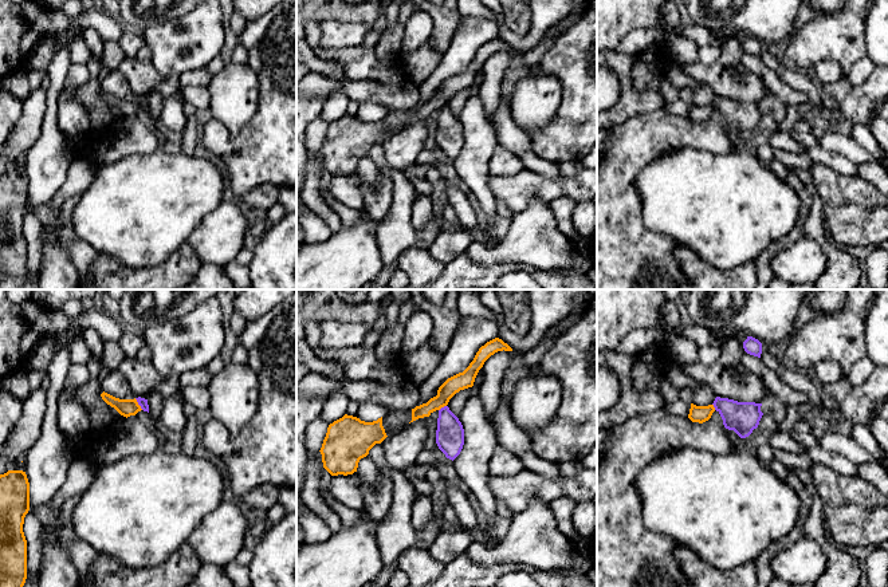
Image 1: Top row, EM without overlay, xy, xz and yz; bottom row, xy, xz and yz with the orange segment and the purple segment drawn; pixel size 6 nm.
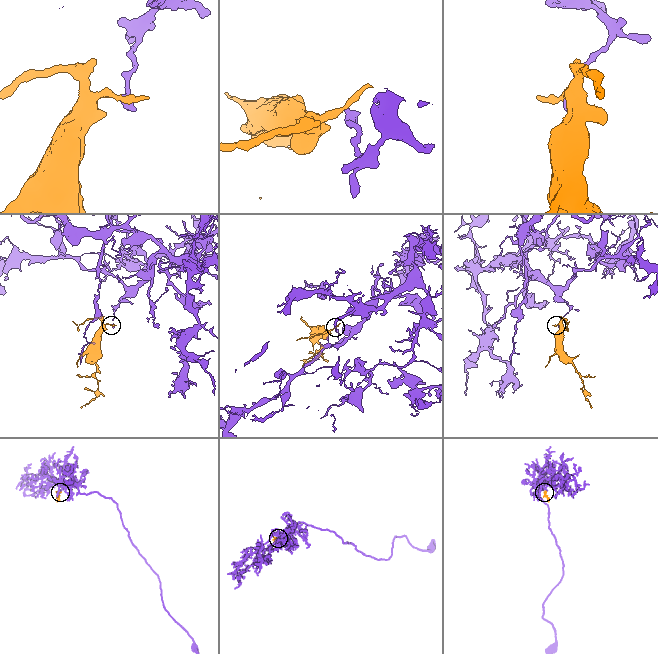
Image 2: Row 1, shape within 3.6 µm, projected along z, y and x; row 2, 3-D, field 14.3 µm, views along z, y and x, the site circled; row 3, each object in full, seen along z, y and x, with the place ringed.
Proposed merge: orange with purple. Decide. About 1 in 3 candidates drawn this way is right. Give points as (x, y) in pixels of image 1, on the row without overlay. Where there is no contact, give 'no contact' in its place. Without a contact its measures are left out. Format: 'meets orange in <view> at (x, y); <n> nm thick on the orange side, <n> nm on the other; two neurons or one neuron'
meets orange in xy at (137, 103); 110 nm thick on the orange side, 60 nm on the other; two neurons

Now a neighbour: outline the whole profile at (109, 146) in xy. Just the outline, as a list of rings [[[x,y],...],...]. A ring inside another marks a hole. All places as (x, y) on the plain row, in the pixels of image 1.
[[[135,115],[126,118],[126,131],[105,129],[95,135],[86,135],[80,158],[94,165],[94,176],[99,166],[117,162],[133,154],[148,154],[161,147],[162,139],[157,130],[142,123]]]

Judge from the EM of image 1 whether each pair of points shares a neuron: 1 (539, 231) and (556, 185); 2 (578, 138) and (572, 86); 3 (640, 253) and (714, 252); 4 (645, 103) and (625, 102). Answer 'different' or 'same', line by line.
1: different
2: same
3: different
4: same

